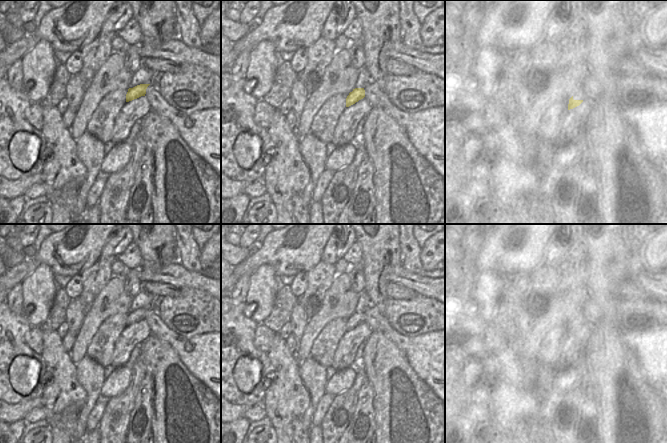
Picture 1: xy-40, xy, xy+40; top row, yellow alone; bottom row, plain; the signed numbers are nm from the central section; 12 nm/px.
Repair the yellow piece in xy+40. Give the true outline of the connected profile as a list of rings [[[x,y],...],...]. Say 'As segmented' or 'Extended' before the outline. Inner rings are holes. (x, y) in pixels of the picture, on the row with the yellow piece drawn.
Extended. [[[581,88],[575,95],[566,100],[566,103],[568,104],[568,110],[579,106],[584,100],[588,100],[588,97],[586,96],[584,90]]]

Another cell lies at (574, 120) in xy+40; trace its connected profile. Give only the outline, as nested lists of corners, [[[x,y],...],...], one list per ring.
[[[583,100],[579,106],[568,110],[562,118],[560,134],[555,141],[562,145],[571,143],[584,130],[591,110],[592,102],[590,100]]]

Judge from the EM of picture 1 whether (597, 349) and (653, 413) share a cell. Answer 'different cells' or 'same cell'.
different cells

